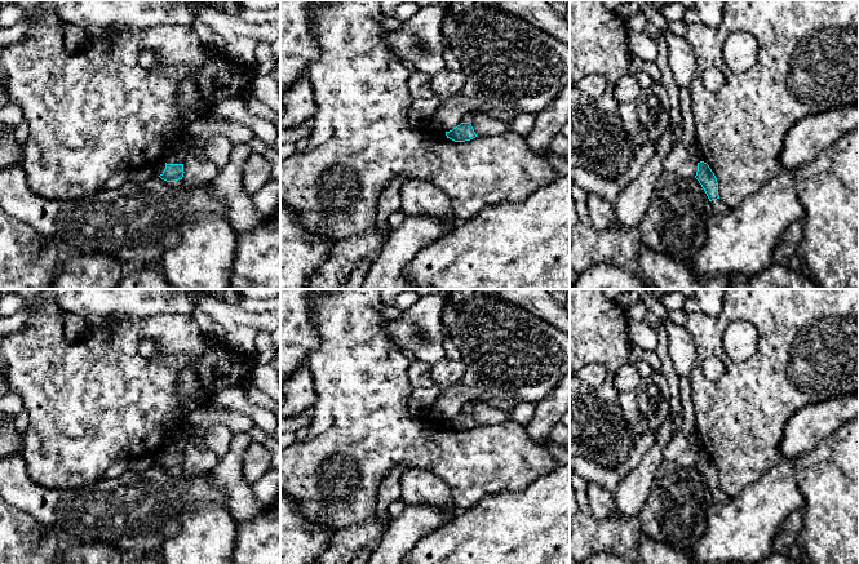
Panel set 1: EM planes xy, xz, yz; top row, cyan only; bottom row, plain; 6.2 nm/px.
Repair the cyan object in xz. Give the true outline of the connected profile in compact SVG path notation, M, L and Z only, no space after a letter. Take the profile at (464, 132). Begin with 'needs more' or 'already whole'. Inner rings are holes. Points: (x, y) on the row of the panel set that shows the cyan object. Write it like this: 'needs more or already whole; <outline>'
already whole; M461 123L450 132L446 132L447 138L455 142L465 142L477 137L470 123Z

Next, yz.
already whole; M698 163L698 172L695 178L704 188L709 201L719 199L717 178L707 163Z

